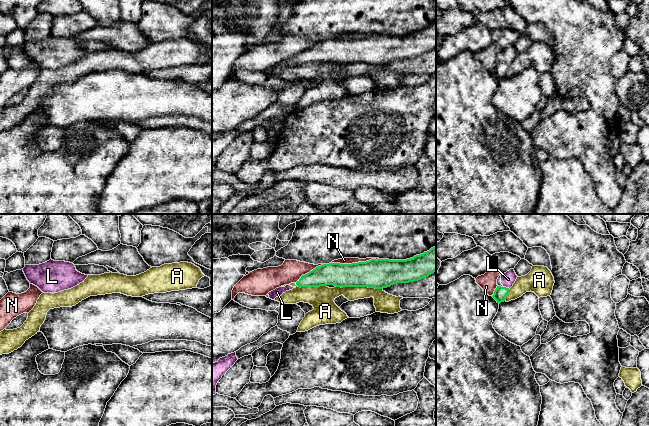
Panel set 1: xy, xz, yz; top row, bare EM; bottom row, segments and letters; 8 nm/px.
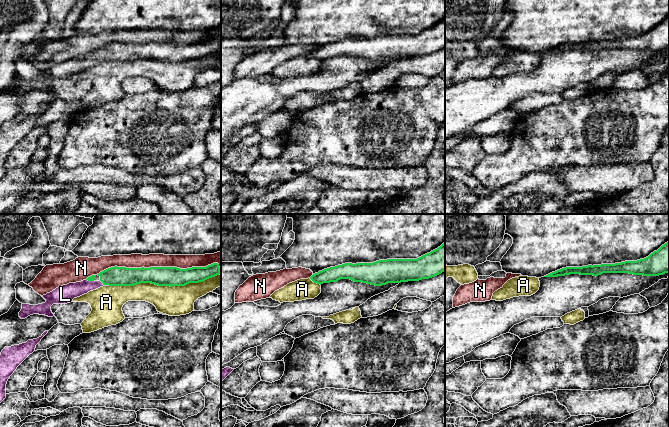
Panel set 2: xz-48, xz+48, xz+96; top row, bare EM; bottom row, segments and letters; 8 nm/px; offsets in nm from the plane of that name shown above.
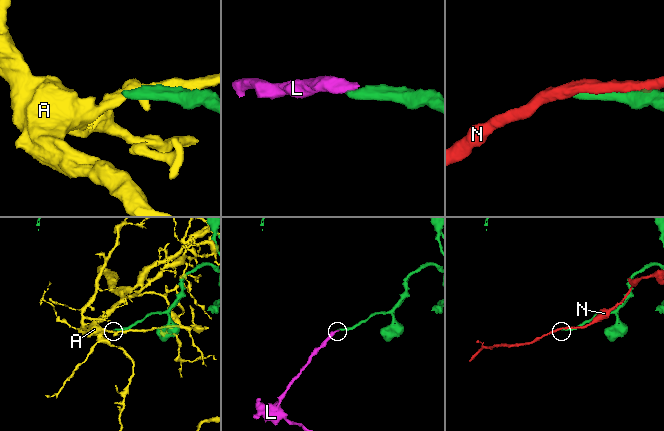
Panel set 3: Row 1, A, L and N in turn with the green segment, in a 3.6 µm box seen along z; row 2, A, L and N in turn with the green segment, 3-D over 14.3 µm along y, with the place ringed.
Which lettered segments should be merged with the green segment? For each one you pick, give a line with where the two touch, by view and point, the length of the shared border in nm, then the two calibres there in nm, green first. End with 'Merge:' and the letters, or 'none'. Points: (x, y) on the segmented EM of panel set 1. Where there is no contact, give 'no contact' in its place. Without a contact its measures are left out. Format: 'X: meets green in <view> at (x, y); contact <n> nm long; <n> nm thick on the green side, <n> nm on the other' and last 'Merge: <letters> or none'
L: meets green in yz at (505, 287); contact 60 nm long; 110 nm thick on the green side, 110 nm on the other
Merge: L

